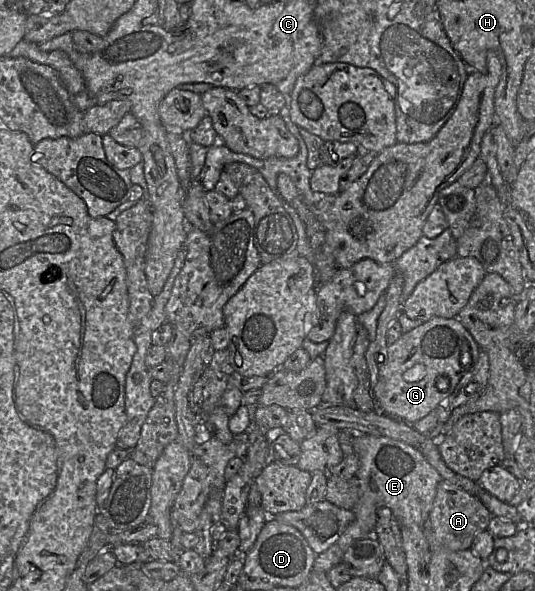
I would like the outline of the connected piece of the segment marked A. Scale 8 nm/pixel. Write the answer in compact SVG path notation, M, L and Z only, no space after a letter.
M442 480L437 486L433 506L423 525L423 531L432 548L445 547L452 551L469 550L475 536L487 530L491 518L491 513L476 495Z

